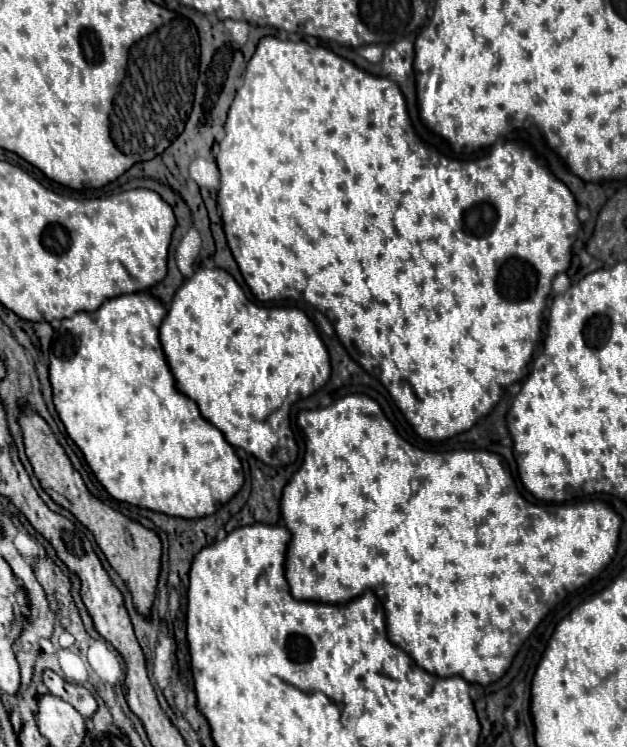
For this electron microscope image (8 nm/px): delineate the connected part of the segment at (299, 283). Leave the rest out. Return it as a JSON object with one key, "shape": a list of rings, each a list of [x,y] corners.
{"shape":[[[266,36],[258,42],[256,52],[246,66],[244,82],[232,100],[226,120],[226,136],[220,142],[216,162],[222,176],[218,208],[222,212],[226,240],[254,296],[262,302],[288,298],[304,300],[324,312],[328,320],[336,322],[336,334],[342,344],[350,346],[350,358],[362,364],[368,374],[386,386],[420,438],[446,440],[470,430],[478,418],[490,414],[506,386],[527,374],[527,366],[540,340],[542,312],[552,290],[552,280],[556,274],[570,268],[572,246],[580,232],[574,194],[552,174],[548,164],[540,160],[528,144],[512,140],[494,144],[484,156],[474,160],[450,158],[436,146],[418,138],[406,110],[406,98],[390,78],[372,76],[328,48],[312,48],[304,40],[292,42]]]}

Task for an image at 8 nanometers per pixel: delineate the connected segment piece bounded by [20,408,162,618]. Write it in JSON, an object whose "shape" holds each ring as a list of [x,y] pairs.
{"shape":[[[26,408],[24,414],[20,416],[20,426],[24,432],[26,454],[34,466],[34,472],[36,472],[42,488],[52,496],[54,502],[58,502],[60,506],[70,510],[96,536],[96,544],[104,552],[106,560],[118,572],[118,576],[126,582],[126,586],[134,598],[134,606],[136,606],[138,614],[148,618],[154,598],[156,598],[156,584],[158,584],[160,558],[162,558],[162,542],[160,542],[158,534],[150,528],[144,528],[140,522],[134,522],[132,518],[106,506],[96,496],[92,496],[88,492],[80,472],[74,470],[64,448],[58,444],[54,432],[36,412]]]}

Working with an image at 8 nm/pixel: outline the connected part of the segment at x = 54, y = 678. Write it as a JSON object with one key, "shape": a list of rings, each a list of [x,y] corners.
{"shape":[[[52,670],[44,672],[44,684],[50,688],[52,694],[56,694],[62,700],[66,700],[68,704],[72,704],[86,720],[92,718],[92,714],[98,710],[98,702],[94,700],[94,696],[92,696],[90,690],[86,690],[84,686],[66,682],[58,674],[54,674]]]}

